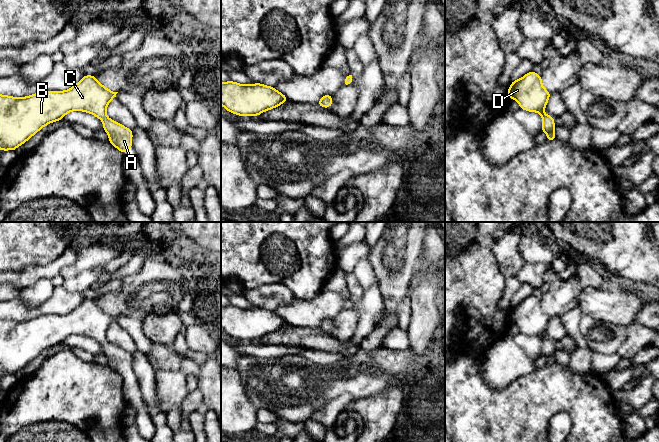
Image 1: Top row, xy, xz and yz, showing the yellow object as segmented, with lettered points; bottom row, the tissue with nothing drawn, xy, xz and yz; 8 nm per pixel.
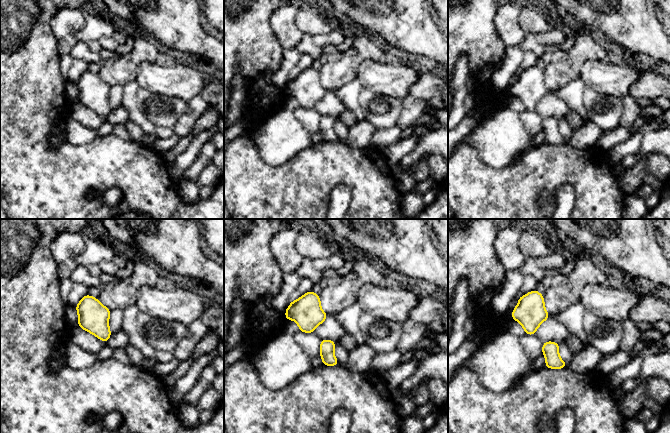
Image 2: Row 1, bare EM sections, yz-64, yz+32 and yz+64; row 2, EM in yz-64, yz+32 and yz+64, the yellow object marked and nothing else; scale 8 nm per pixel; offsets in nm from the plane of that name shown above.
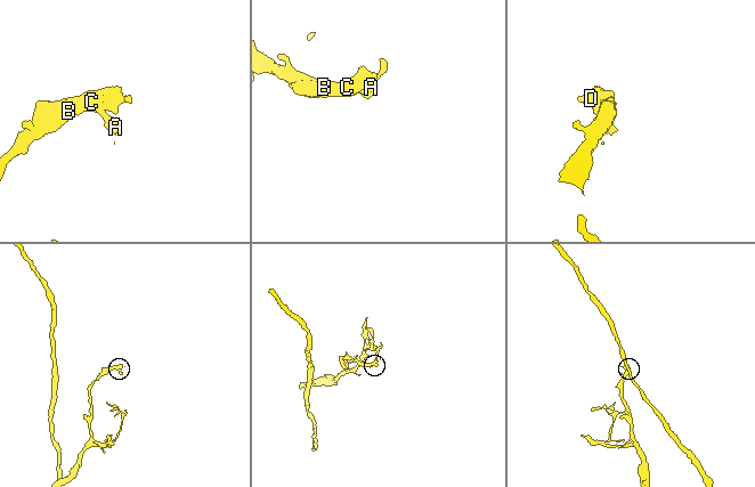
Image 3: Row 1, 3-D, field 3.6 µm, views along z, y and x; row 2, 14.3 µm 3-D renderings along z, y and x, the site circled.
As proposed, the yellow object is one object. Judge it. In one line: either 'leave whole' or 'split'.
leave whole

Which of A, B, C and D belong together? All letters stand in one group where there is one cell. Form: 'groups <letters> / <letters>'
groups A B C D

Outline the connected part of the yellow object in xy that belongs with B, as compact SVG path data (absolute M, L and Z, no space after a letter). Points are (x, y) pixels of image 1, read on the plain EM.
M85 299L77 308L65 315L40 315L30 320L21 322L0 318L0 374L15 375L17 371L24 368L44 350L54 345L60 345L67 337L71 335L83 335L95 339L103 346L103 353L108 358L109 367L111 369L116 371L122 377L127 376L130 371L133 371L132 354L108 342L106 337L109 326L116 321L117 317L118 316L113 316L103 310L95 302L95 300Z

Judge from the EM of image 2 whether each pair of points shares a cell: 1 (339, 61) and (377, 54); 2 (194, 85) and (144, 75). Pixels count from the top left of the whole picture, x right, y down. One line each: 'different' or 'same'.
1: same
2: same

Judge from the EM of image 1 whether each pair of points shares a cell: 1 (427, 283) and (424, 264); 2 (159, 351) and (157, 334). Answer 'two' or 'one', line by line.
1: two
2: two

